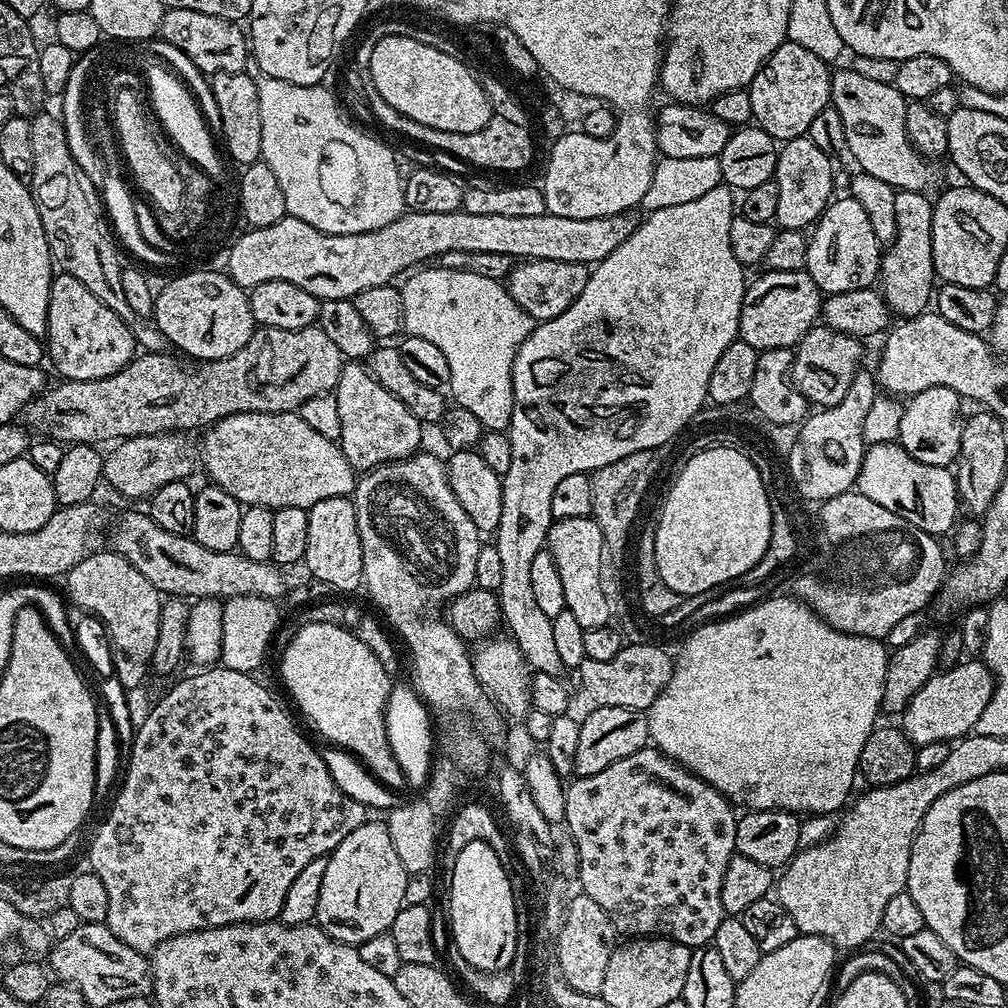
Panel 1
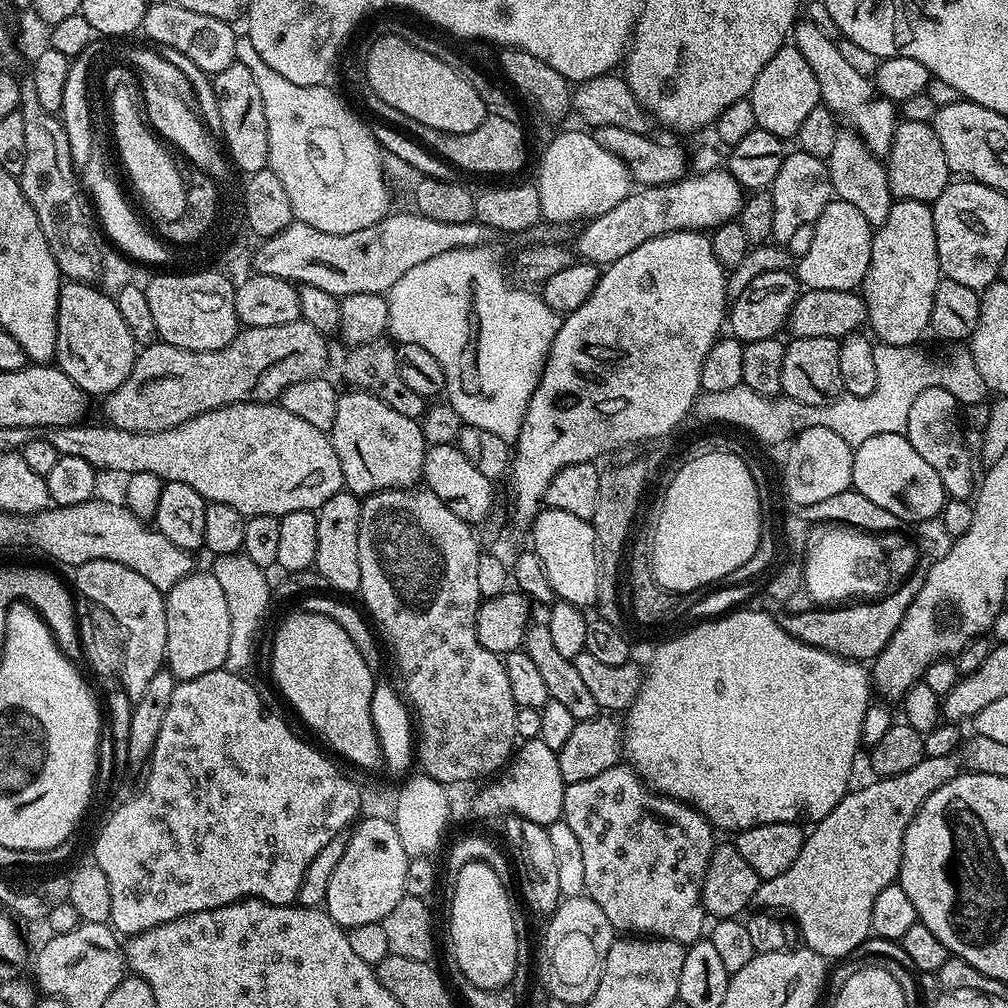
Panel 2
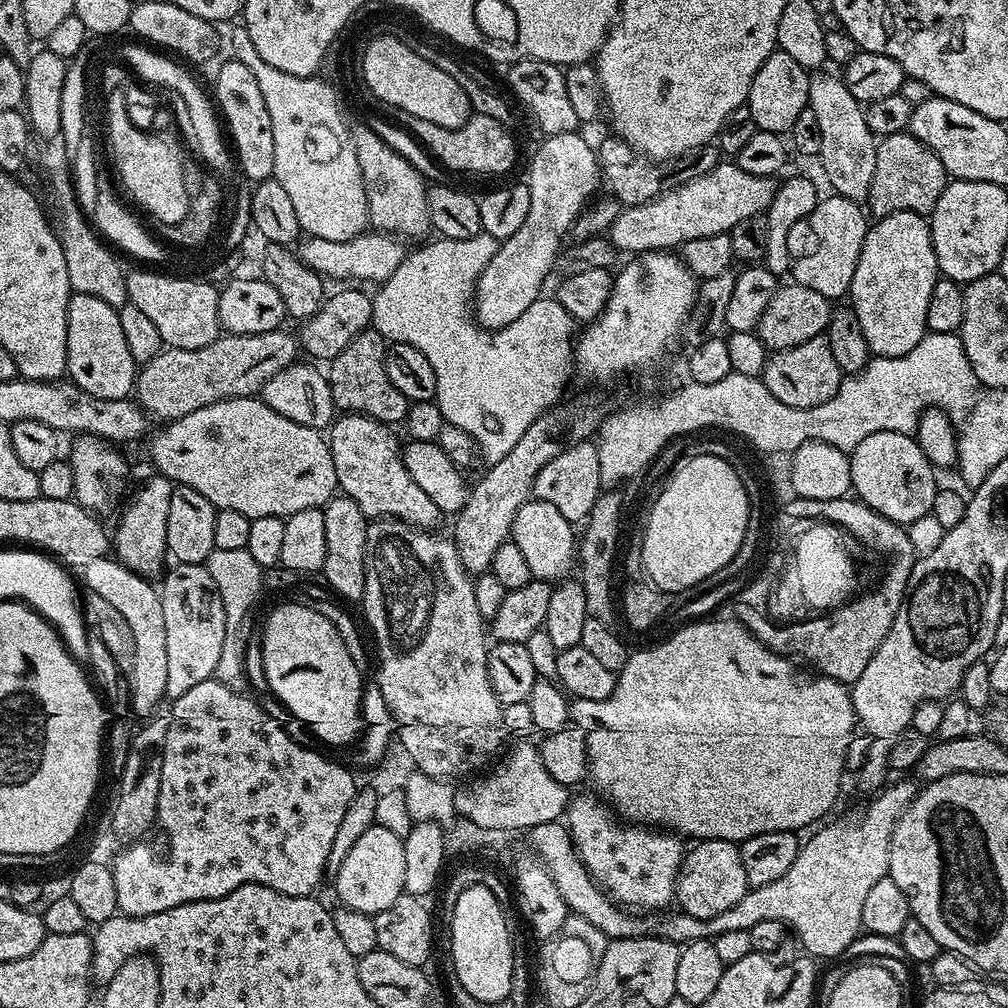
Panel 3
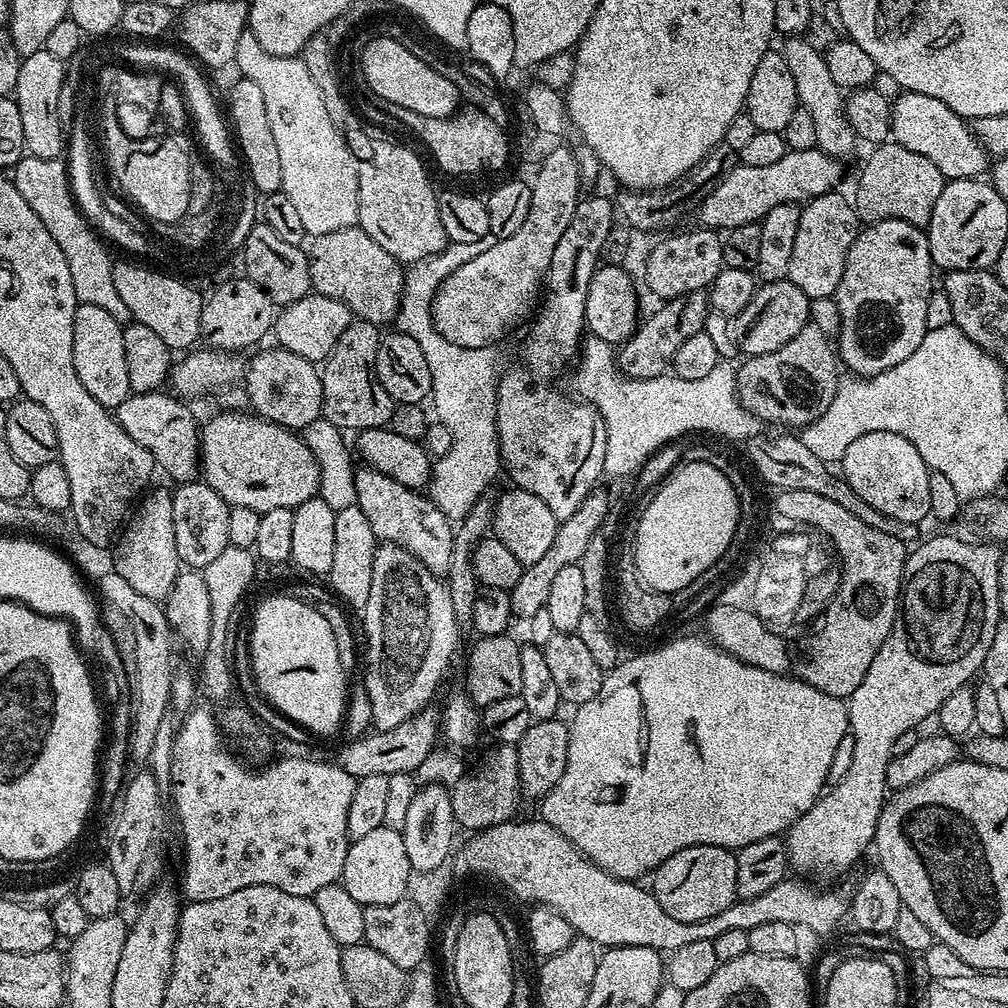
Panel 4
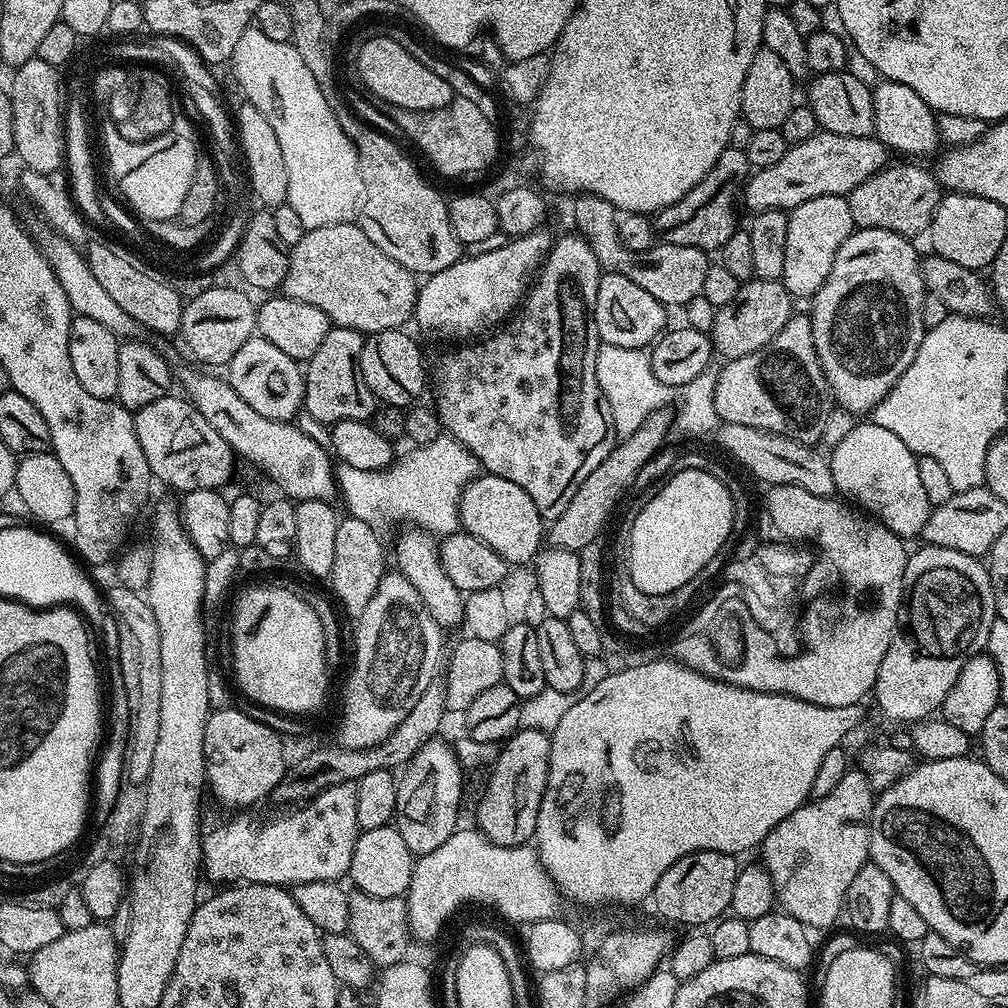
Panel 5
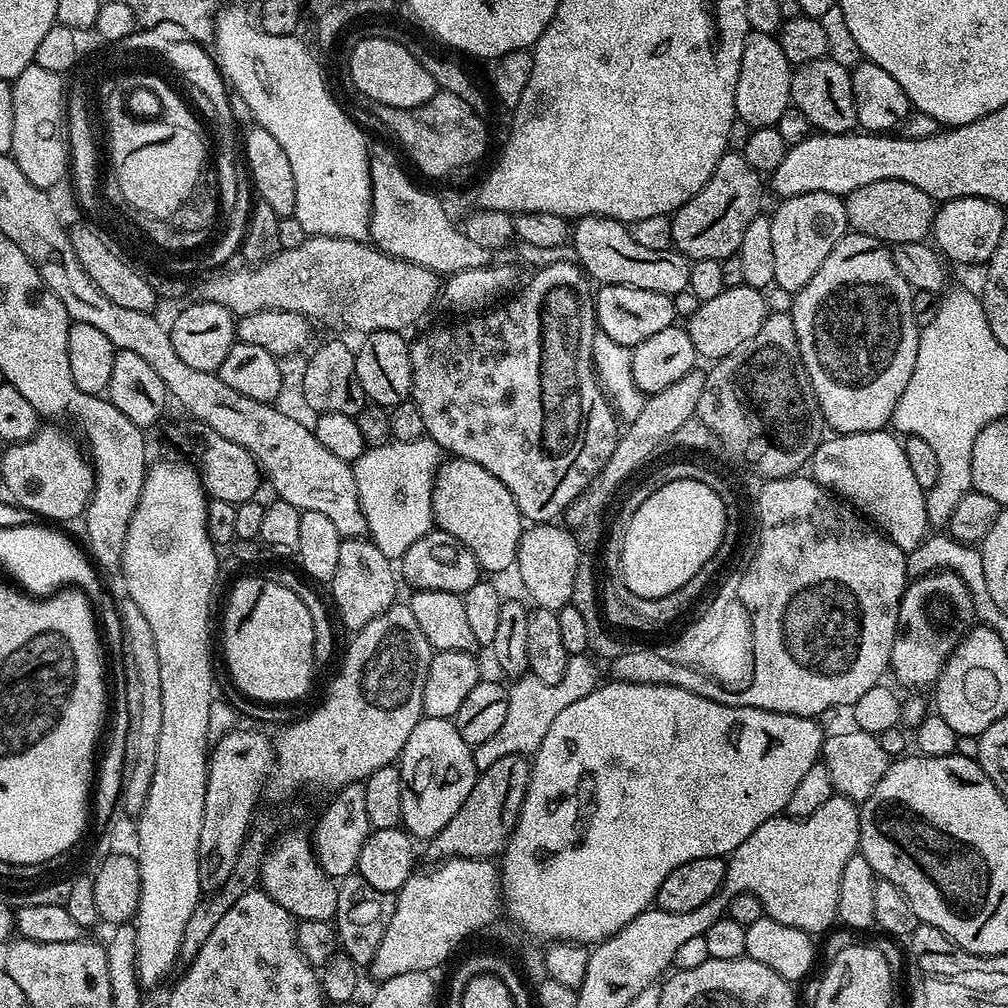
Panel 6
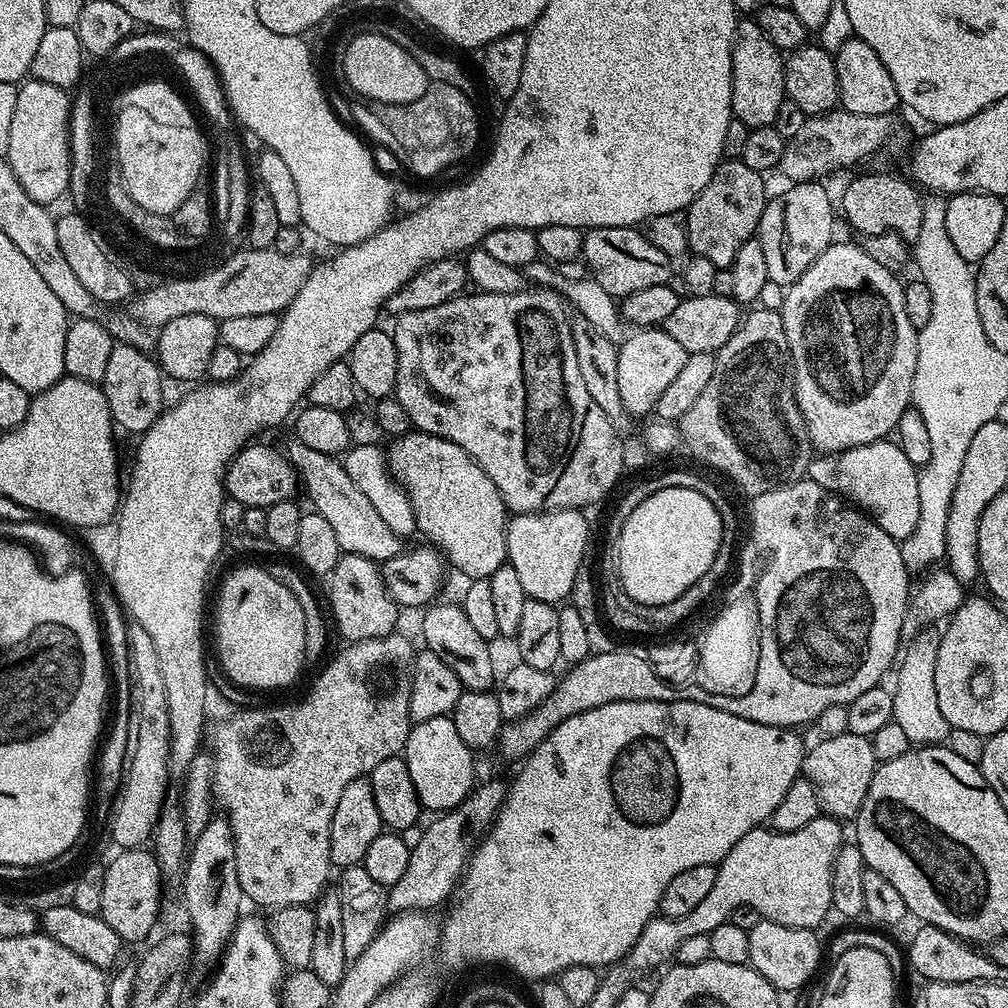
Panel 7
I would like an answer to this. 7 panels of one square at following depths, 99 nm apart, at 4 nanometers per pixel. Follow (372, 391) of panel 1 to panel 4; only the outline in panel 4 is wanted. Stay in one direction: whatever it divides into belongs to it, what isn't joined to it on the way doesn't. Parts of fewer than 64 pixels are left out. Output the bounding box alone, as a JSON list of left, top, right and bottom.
[355,466,454,574]

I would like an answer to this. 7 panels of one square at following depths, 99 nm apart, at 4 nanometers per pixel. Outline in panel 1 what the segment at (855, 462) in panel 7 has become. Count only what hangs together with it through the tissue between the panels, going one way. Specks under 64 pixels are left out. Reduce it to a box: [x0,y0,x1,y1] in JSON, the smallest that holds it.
[855,442,962,537]

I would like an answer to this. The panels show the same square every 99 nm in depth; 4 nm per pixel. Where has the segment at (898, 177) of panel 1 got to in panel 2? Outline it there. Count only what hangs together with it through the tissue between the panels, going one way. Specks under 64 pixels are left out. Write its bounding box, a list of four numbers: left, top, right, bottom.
[794,22,898,157]

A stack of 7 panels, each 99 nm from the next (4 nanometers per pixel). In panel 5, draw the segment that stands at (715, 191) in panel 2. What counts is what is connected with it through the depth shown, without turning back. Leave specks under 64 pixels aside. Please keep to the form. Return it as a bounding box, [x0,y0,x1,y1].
[742,130,889,214]

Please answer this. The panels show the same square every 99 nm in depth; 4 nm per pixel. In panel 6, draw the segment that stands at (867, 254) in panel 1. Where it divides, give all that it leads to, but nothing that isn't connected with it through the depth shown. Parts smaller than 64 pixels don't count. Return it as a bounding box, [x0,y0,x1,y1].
[771,192,850,294]

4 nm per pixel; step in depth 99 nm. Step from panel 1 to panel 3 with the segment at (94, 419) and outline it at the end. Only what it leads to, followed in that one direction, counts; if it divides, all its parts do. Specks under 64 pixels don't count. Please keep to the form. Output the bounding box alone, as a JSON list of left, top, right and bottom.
[134,330,298,422]

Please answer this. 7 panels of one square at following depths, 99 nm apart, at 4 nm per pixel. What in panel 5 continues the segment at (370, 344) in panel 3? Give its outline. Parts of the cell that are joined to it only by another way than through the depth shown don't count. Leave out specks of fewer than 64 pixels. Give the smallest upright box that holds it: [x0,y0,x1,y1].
[303,327,378,426]

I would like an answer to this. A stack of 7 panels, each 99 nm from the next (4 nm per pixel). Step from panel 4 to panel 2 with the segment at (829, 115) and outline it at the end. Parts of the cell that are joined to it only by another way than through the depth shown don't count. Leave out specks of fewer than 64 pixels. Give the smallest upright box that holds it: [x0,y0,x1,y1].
[826,130,894,229]

